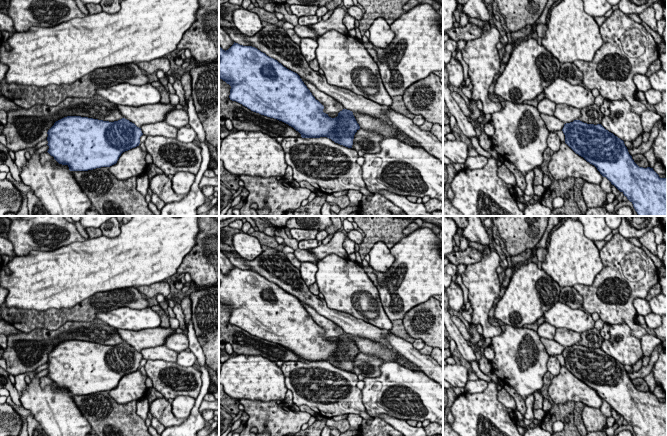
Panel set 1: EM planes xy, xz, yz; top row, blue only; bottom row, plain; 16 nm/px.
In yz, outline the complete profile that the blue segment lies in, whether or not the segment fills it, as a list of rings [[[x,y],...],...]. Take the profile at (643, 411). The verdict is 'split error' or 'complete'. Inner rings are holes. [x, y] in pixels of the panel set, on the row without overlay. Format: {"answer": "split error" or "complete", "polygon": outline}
{"answer": "complete", "polygon": [[[580,344],[564,348],[565,367],[579,380],[594,389],[603,401],[627,421],[636,436],[667,436],[667,402],[660,402],[653,392],[639,391],[629,378],[624,365],[606,354],[601,348],[587,348]]]}

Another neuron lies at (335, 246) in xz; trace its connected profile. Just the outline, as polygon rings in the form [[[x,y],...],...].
[[[337,231],[327,244],[321,244],[314,249],[309,249],[309,251],[313,253],[318,260],[323,259],[330,254],[336,254],[342,258],[348,258],[349,255],[343,247],[345,238],[346,235],[344,233]]]

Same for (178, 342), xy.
[[[175,332],[167,337],[164,345],[177,353],[180,353],[189,347],[189,341],[187,335]]]

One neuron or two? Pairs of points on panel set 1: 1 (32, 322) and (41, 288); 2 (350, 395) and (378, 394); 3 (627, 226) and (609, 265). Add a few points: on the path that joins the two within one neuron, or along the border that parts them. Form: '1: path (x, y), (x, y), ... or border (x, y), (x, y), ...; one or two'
1: border (12, 306), (37, 310), (59, 309); two
2: border (360, 390), (362, 403), (366, 411); two
3: border (618, 233), (626, 239); two

